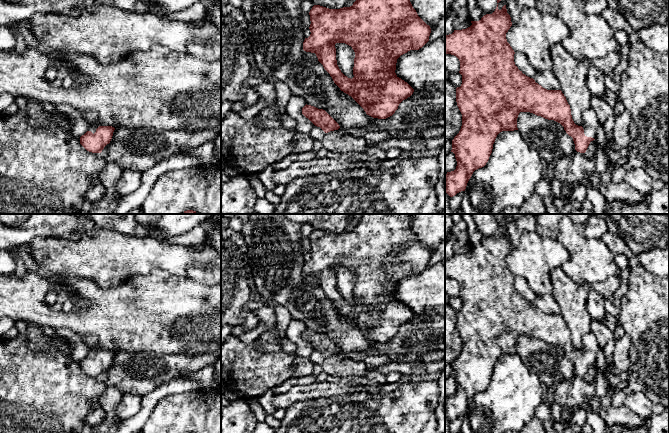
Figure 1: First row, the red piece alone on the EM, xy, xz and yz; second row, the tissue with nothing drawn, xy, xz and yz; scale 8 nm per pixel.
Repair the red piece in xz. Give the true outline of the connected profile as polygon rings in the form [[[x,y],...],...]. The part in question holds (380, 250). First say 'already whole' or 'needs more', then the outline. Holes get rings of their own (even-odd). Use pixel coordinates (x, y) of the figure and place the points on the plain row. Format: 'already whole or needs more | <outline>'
already whole | [[[362,214],[360,221],[350,231],[329,233],[314,229],[309,236],[311,258],[303,266],[303,274],[315,277],[340,314],[351,320],[373,342],[386,343],[392,340],[399,328],[414,316],[407,306],[396,299],[397,283],[410,274],[422,272],[429,265],[431,252],[413,232],[410,226],[411,217],[412,214]],[[336,267],[345,267],[355,276],[352,303],[345,300],[337,289]]]

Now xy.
needs more | [[[80,335],[79,338],[88,349],[88,355],[80,361],[80,368],[89,376],[101,377],[110,367],[115,352],[100,350],[97,347],[99,339],[96,335]]]

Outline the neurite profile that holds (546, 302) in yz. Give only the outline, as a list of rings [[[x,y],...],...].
[[[551,294],[536,295],[533,303],[547,314],[560,314],[560,307]]]

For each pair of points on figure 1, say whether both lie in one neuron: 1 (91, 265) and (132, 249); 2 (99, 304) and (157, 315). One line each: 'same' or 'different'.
1: same
2: same

